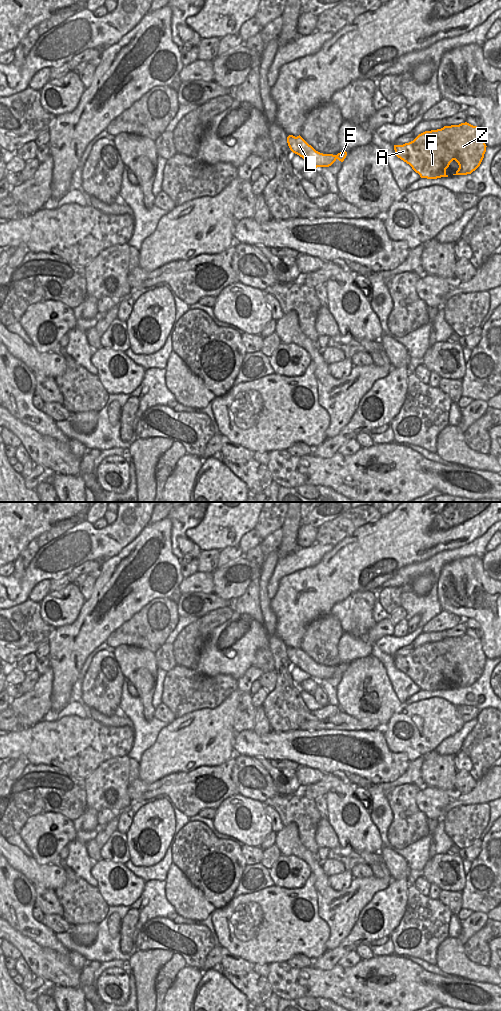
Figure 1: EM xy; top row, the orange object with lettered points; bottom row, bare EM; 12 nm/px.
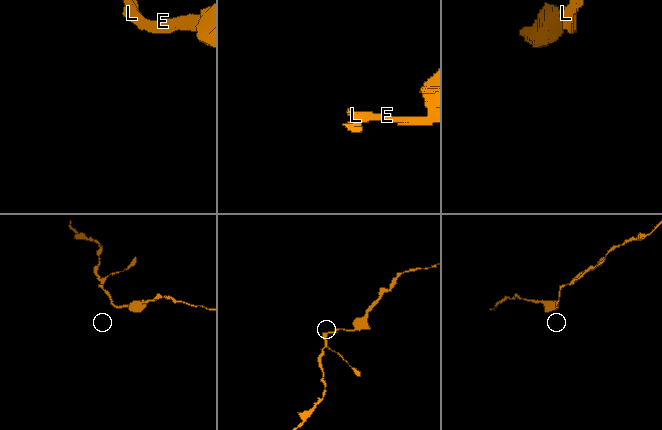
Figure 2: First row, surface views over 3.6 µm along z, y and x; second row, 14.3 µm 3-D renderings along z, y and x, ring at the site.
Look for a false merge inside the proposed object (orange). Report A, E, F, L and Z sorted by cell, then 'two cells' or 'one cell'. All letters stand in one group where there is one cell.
A E F L Z; one cell

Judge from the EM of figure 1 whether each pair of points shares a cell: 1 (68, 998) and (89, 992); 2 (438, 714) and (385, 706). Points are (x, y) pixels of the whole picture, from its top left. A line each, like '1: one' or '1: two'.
1: two
2: two

